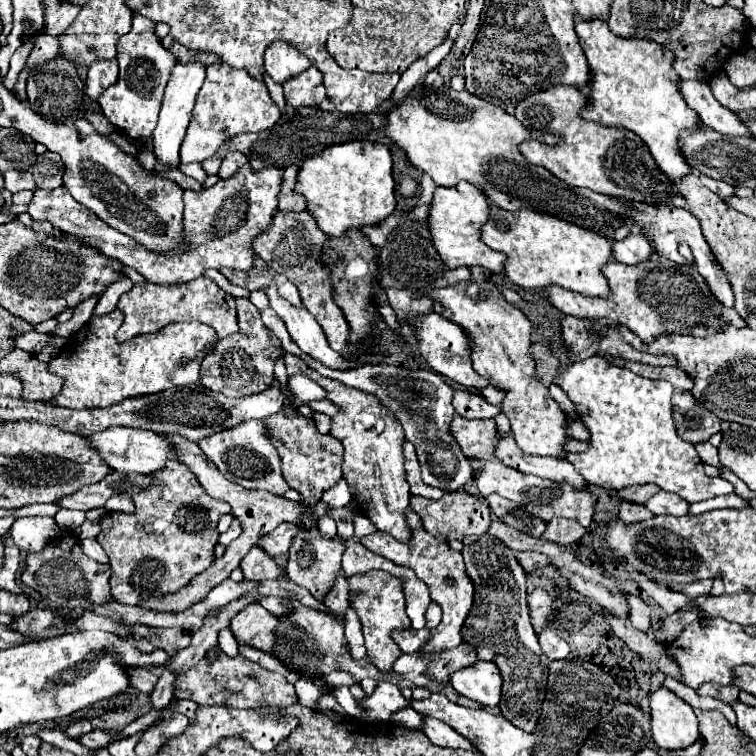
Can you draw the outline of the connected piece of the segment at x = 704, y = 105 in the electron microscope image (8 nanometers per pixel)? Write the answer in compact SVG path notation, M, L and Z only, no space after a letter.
M680 79L678 81L678 89L684 97L684 101L688 103L688 107L692 111L698 113L698 117L702 119L704 127L710 127L718 133L724 135L734 135L734 137L750 137L748 129L744 127L744 123L726 107L722 107L706 81L688 81L688 79Z

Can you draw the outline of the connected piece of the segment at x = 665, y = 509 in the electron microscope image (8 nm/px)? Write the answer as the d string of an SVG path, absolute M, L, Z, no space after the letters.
M658 491L654 497L650 497L644 507L648 511L652 511L654 515L686 515L688 513L688 503L684 499L680 499L676 493L668 493L668 491Z

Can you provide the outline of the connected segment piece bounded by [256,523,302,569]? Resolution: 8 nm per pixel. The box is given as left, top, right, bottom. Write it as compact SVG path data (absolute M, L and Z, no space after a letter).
M280 523L272 533L266 533L264 537L260 537L260 541L256 543L260 549L264 549L280 569L286 567L288 561L288 549L292 543L292 537L296 537L300 531L298 525L294 523Z

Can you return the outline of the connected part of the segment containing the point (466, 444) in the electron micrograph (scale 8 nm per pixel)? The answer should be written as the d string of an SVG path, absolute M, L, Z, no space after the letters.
M454 415L450 433L466 457L482 457L482 459L494 457L494 447L500 439L500 435L496 433L496 423L492 419L470 421L460 415Z

